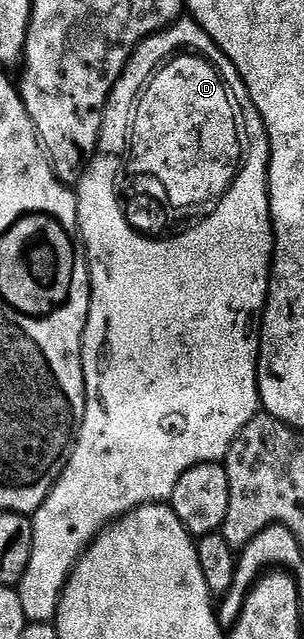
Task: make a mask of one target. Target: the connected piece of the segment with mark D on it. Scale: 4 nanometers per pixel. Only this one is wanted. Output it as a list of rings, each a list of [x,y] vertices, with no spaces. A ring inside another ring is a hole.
[[[180,20],[174,26],[168,26],[166,30],[152,34],[142,44],[136,46],[135,53],[127,61],[127,67],[117,80],[107,101],[107,107],[103,110],[103,131],[99,134],[99,146],[102,150],[115,150],[114,147],[119,146],[119,142],[115,142],[115,134],[119,134],[119,122],[127,122],[127,130],[125,130],[123,152],[117,156],[117,170],[115,170],[115,158],[111,158],[111,154],[95,154],[87,163],[87,169],[83,171],[83,176],[77,183],[79,233],[91,272],[91,307],[83,329],[83,375],[87,389],[87,407],[82,424],[79,426],[79,437],[75,439],[75,446],[71,450],[71,459],[55,481],[55,487],[49,492],[49,496],[39,505],[39,509],[31,518],[33,554],[29,560],[29,568],[25,568],[25,576],[17,587],[21,608],[25,608],[28,623],[51,622],[54,619],[55,610],[59,607],[59,595],[63,592],[67,577],[71,575],[71,569],[91,545],[92,540],[103,531],[104,526],[114,522],[116,518],[122,518],[139,506],[148,506],[151,502],[166,503],[173,488],[177,488],[177,480],[181,480],[181,476],[189,468],[199,466],[202,462],[222,463],[241,428],[245,428],[245,424],[249,424],[249,420],[253,420],[261,410],[259,331],[263,325],[263,310],[267,307],[267,289],[271,286],[273,261],[271,201],[267,195],[267,165],[271,159],[271,149],[265,124],[260,122],[257,108],[233,64],[215,47],[215,41],[193,20]],[[213,160],[235,162],[233,176],[239,178],[235,189],[231,190],[226,202],[223,202],[219,208],[219,214],[215,214],[215,218],[211,218],[207,226],[199,226],[195,234],[187,234],[187,238],[179,238],[179,242],[163,242],[163,246],[155,246],[155,242],[139,242],[139,238],[135,238],[135,234],[131,232],[133,232],[133,224],[137,226],[135,230],[137,234],[141,234],[141,230],[145,228],[145,218],[149,220],[147,212],[151,212],[145,210],[149,204],[147,200],[151,200],[153,204],[161,204],[159,200],[163,200],[163,208],[165,208],[165,200],[169,194],[181,194],[183,176],[203,174],[203,164],[207,166]]]

